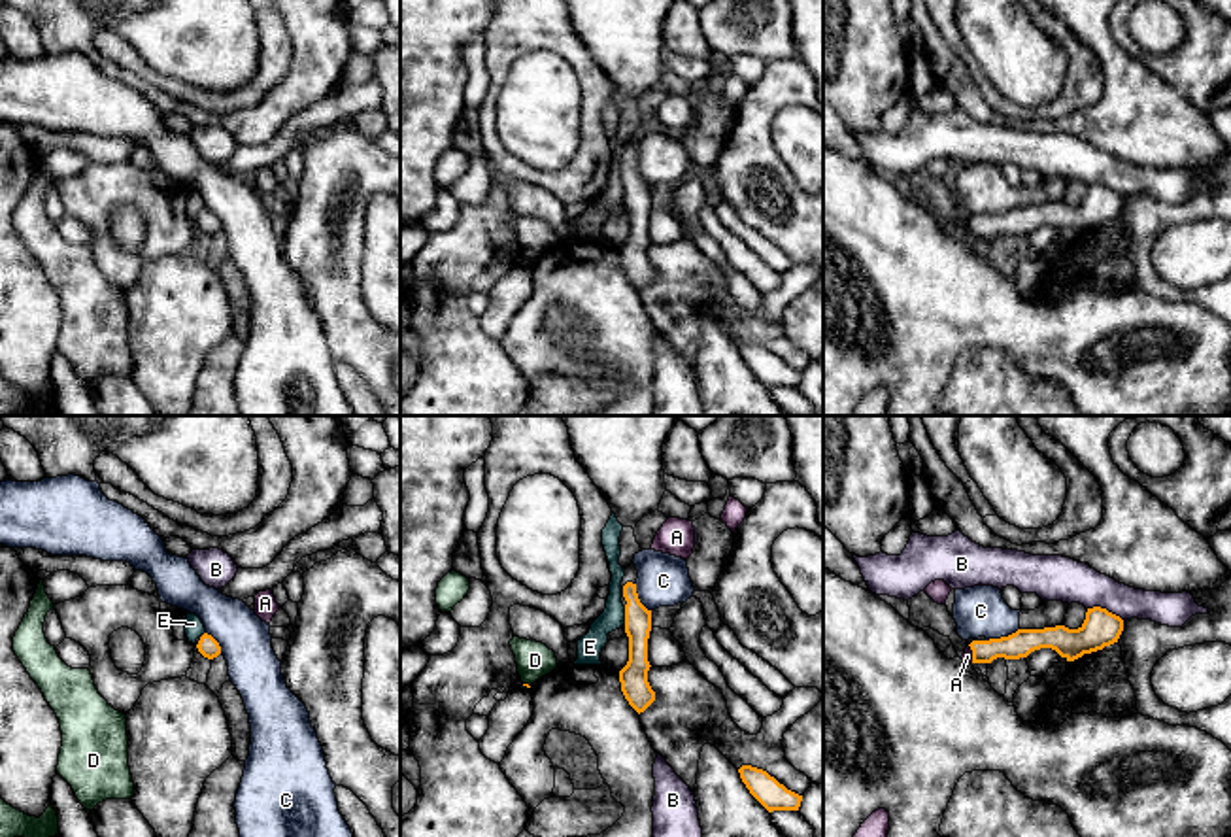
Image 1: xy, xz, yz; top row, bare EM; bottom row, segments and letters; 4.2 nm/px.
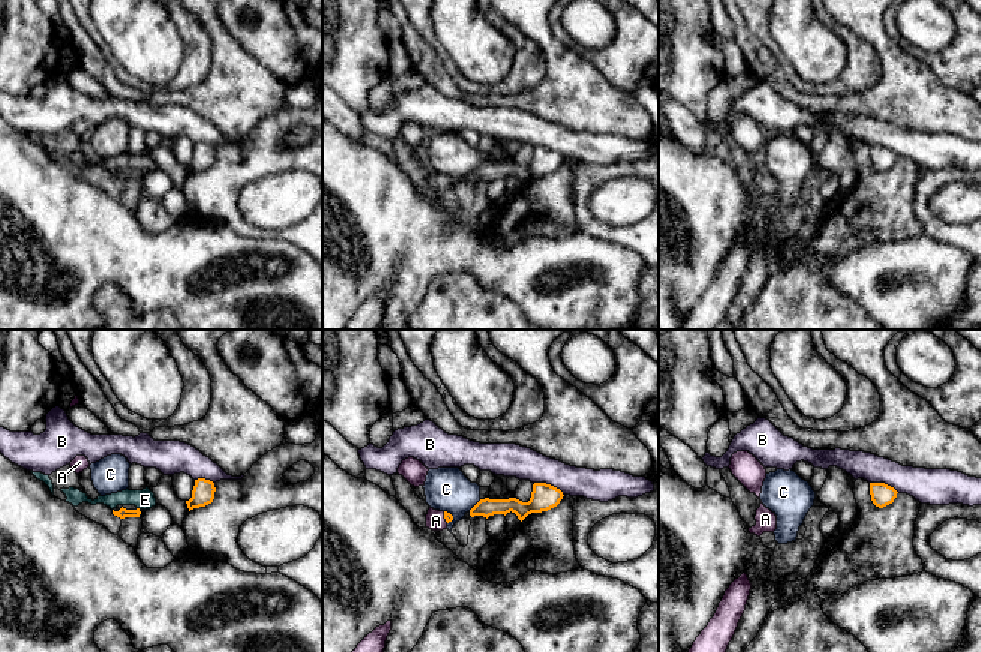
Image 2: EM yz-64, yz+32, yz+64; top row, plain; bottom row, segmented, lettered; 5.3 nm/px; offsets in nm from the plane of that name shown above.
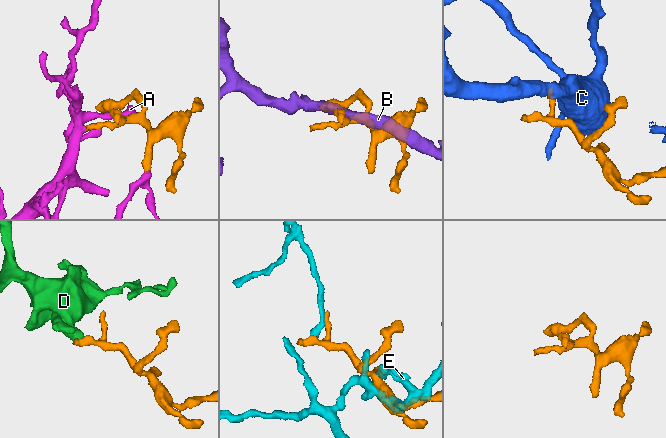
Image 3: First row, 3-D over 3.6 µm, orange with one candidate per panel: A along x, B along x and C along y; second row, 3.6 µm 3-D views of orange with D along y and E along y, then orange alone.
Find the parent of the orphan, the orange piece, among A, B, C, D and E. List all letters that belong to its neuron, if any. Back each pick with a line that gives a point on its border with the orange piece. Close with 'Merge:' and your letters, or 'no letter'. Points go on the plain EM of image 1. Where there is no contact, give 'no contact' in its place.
A: yz (973, 231)
Merge: A

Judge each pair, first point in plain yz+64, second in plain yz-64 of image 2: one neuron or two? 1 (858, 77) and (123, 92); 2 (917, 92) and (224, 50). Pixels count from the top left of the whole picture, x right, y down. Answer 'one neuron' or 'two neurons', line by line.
1: two neurons
2: one neuron

